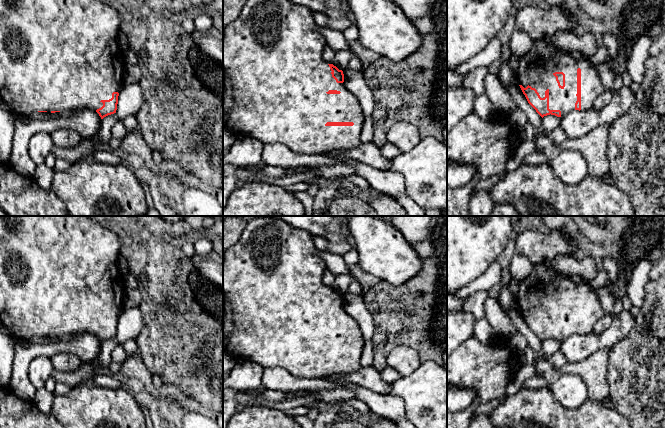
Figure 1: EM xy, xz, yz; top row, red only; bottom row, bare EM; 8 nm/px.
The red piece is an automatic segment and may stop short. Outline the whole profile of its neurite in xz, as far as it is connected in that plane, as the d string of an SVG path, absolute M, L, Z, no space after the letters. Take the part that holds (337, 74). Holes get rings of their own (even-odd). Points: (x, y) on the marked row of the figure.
M246 0L240 16L224 29L223 37L223 127L231 130L239 138L255 138L265 144L281 143L298 154L329 154L334 150L357 147L364 123L358 99L344 85L344 74L333 64L323 60L327 45L325 37L316 29L312 10L295 5L289 0Z

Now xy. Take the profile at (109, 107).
M0 0L0 99L16 117L30 116L37 112L95 110L101 119L116 113L118 96L124 83L125 54L118 43L120 16L111 6L100 0Z

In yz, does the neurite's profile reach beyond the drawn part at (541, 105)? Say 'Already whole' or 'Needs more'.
Needs more

